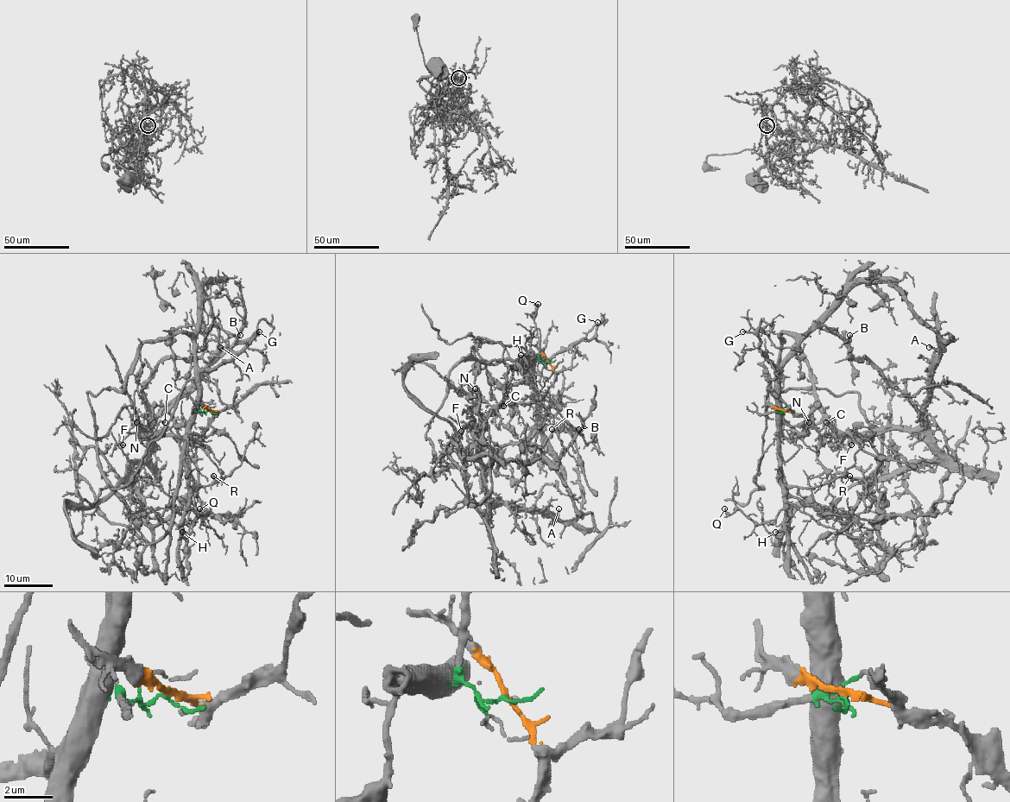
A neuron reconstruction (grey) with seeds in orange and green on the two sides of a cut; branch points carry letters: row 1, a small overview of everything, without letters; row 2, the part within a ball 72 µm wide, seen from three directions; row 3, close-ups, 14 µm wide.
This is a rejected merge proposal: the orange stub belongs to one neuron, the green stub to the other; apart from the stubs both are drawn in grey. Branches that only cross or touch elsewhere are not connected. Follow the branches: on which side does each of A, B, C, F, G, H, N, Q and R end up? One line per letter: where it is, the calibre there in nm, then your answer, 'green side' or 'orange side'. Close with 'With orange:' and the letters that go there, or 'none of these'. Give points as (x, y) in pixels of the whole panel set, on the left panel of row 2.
A: (220, 347) | 140 nm | orange side
B: (240, 335) | 260 nm | orange side
C: (165, 422) | 130 nm | orange side
F: (123, 445) | 200 nm | orange side
G: (259, 331) | 260 nm | green side
H: (182, 532) | 140 nm | green side
N: (136, 422) | 160 nm | orange side
Q: (199, 508) | 240 nm | green side
R: (213, 476) | 150 nm | green side
With orange: A, B, C, F, N

